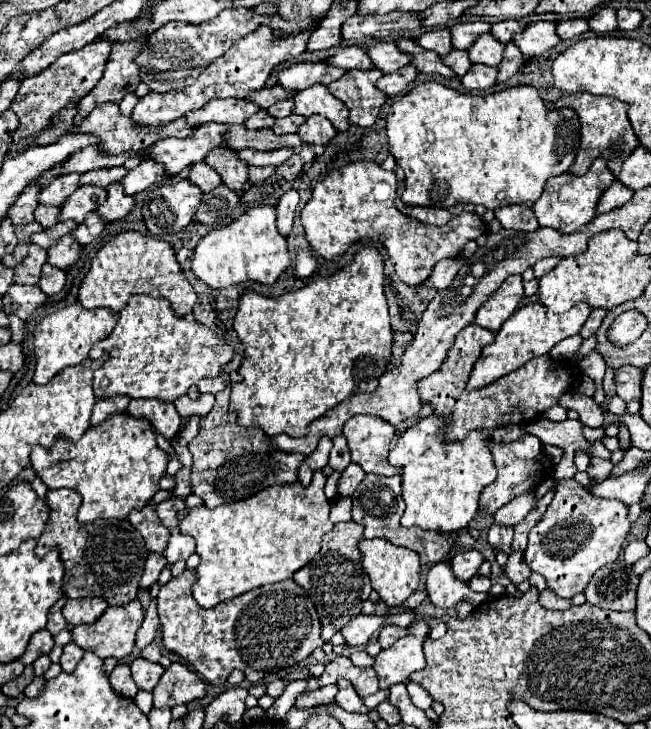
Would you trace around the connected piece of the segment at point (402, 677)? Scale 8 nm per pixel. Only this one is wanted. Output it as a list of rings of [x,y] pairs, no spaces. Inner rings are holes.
[[[418,621],[418,623],[422,623],[422,637],[408,635],[396,641],[392,647],[380,651],[376,659],[378,663],[374,663],[380,689],[388,689],[396,683],[406,683],[414,671],[420,671],[426,667],[422,643],[424,643],[424,635],[428,635],[428,625],[424,621]]]

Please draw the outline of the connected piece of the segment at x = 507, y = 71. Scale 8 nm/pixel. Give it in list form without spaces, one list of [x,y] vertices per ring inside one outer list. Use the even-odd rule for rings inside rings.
[[[510,41],[506,43],[506,51],[504,51],[504,59],[498,67],[498,83],[504,83],[508,81],[512,75],[518,73],[518,69],[524,65],[524,55],[520,53],[520,49]]]

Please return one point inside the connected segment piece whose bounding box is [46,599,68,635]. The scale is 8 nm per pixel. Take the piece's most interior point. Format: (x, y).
(56, 622)

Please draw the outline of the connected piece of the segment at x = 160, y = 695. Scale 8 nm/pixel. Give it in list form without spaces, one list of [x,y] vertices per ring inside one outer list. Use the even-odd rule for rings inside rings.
[[[172,663],[164,671],[152,695],[154,695],[154,707],[170,707],[170,709],[206,697],[204,681],[200,679],[200,675],[182,663]]]

